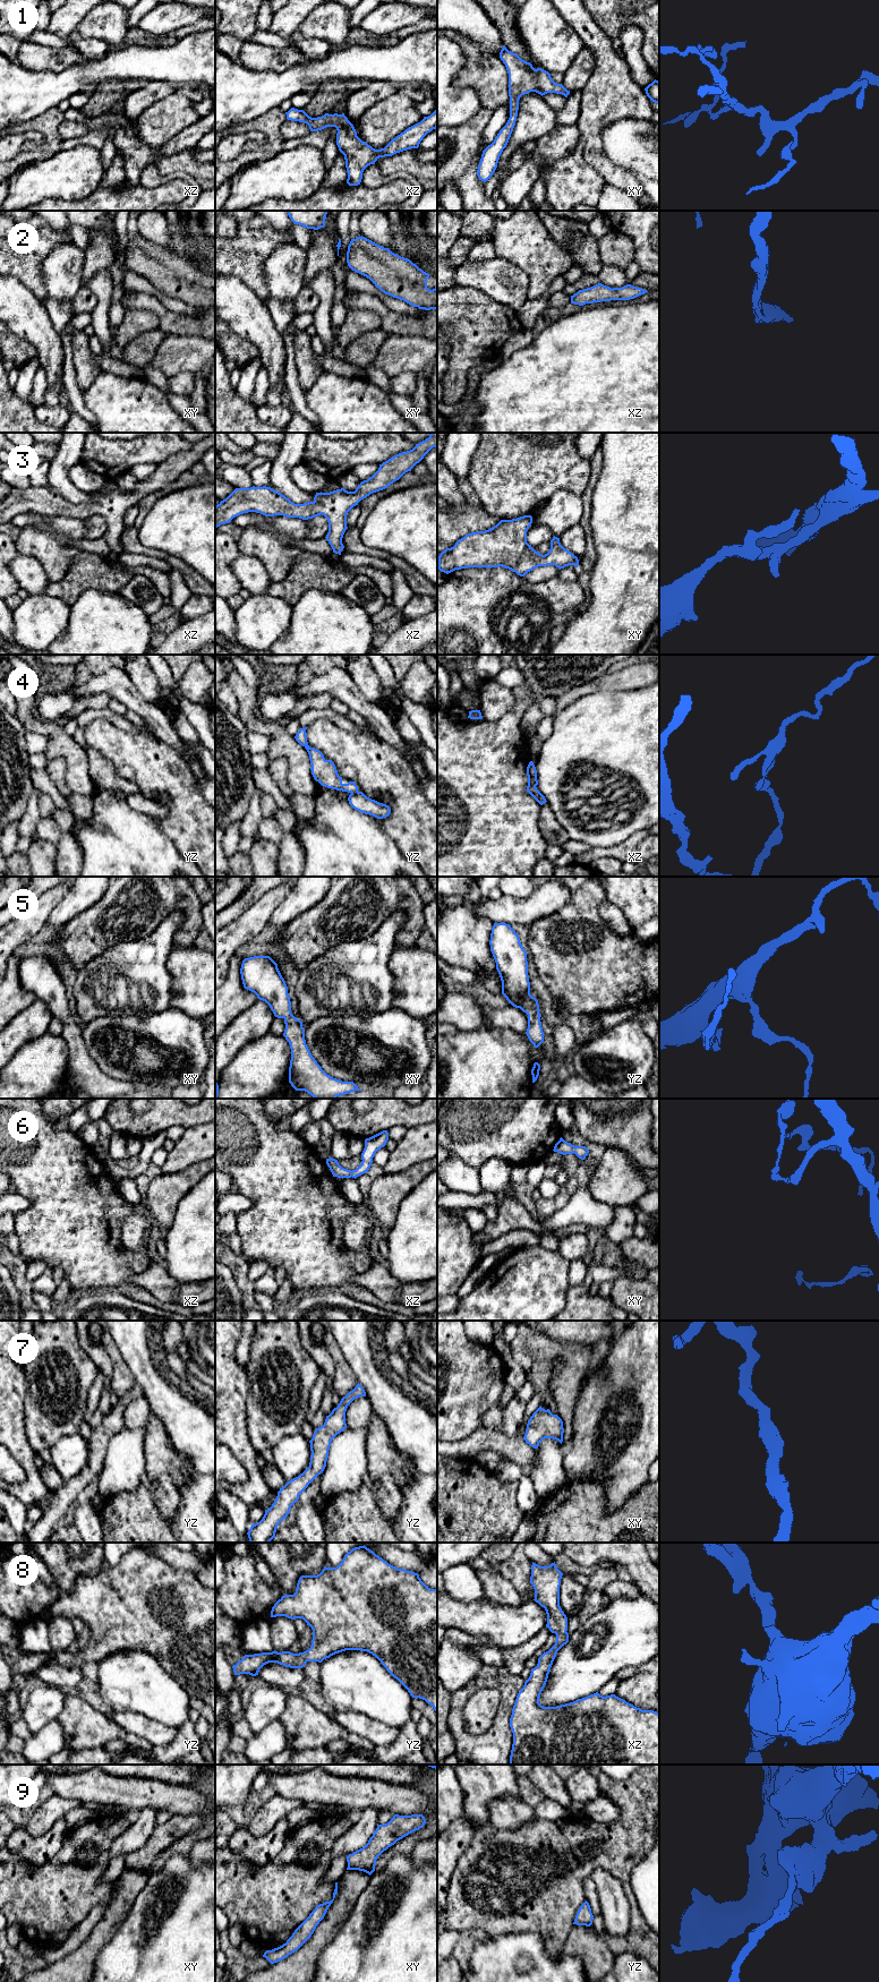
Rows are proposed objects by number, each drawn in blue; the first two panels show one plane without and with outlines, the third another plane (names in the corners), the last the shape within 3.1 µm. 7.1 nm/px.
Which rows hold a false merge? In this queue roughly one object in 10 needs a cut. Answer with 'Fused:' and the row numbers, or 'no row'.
Fused: 4

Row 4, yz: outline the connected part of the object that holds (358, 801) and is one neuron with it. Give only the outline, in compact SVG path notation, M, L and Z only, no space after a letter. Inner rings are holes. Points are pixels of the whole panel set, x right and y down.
M362 792L350 794L348 801L355 810L377 819L386 818L391 813L389 805L367 797Z

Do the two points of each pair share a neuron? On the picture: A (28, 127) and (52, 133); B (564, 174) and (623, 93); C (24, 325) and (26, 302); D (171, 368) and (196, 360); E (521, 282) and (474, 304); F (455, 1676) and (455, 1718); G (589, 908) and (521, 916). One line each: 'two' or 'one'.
A: one
B: two
C: one
D: one
E: two
F: two
G: two

